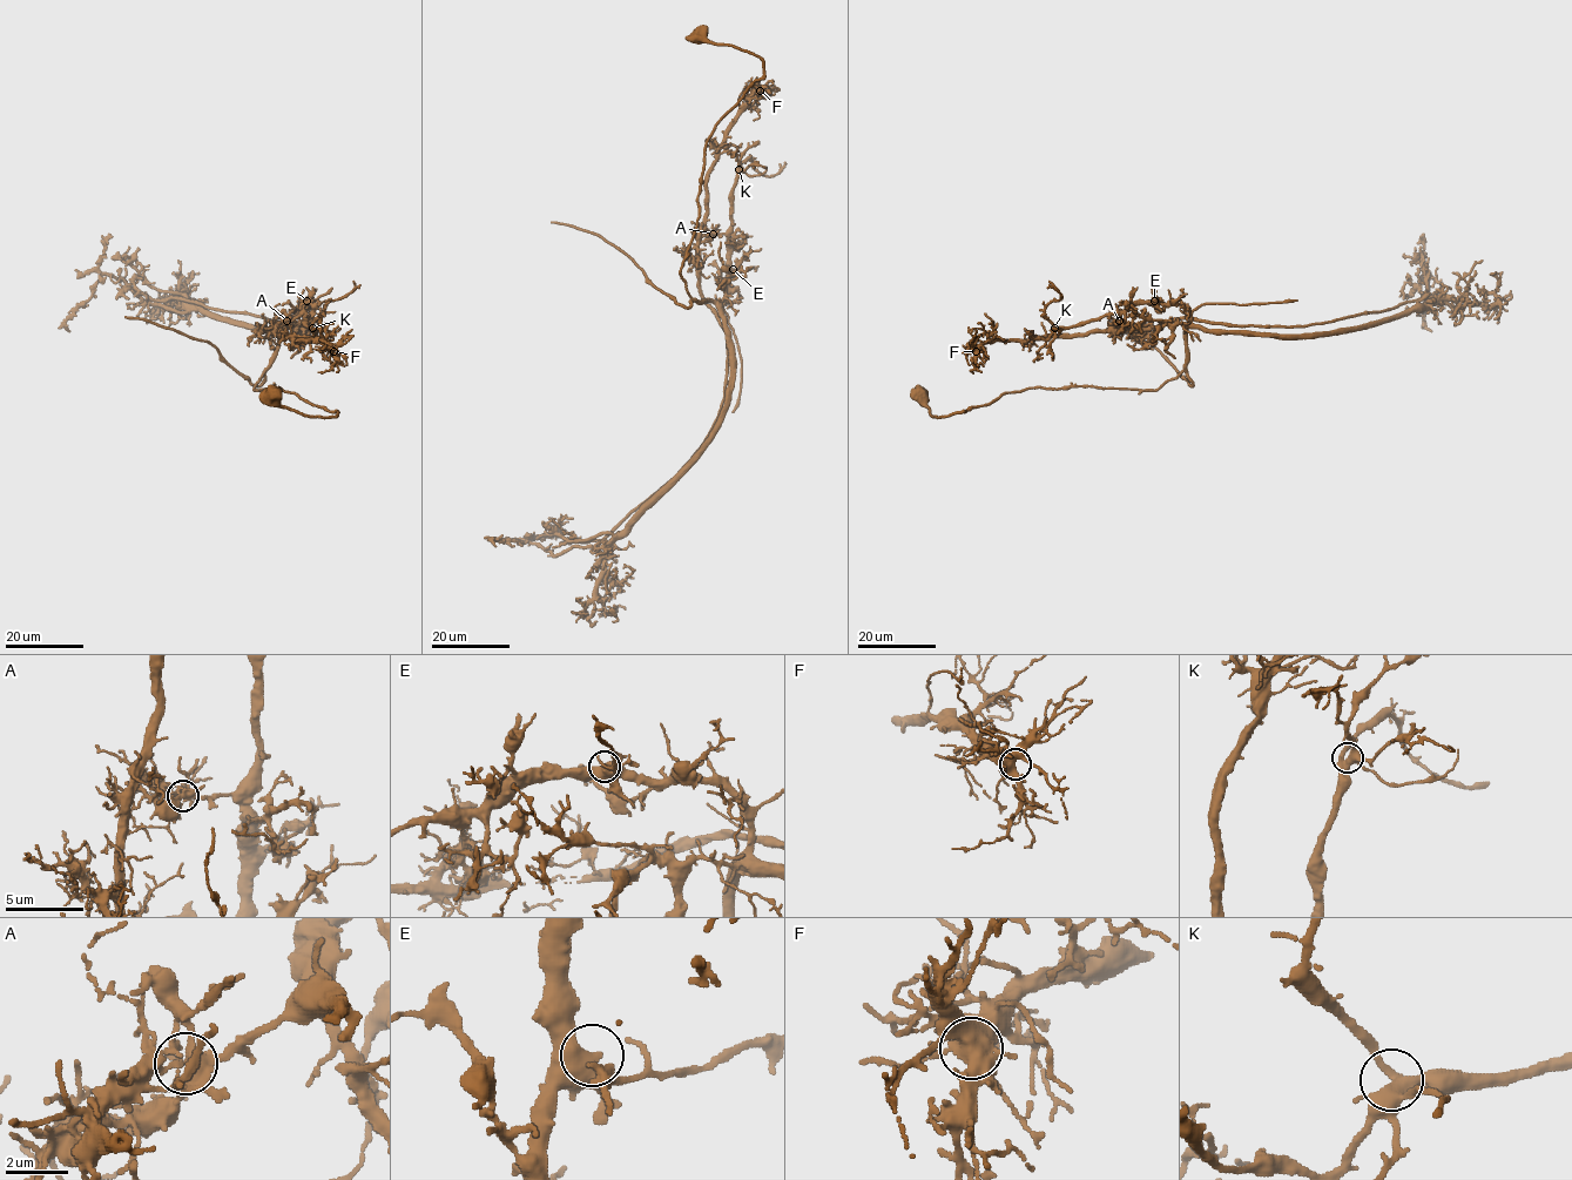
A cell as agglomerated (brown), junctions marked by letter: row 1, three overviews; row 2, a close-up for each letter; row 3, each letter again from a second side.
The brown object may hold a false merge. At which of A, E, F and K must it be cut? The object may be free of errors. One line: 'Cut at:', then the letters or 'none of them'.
Cut at: A

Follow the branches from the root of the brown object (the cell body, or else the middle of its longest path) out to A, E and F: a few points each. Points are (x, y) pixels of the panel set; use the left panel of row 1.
A: (272, 396), (305, 415), (338, 413), (277, 386), (255, 390), (282, 330), (303, 303), (287, 321)
E: (272, 396), (281, 405), (305, 415), (338, 413), (277, 386), (255, 390), (282, 330), (307, 301)
F: (272, 396), (305, 415), (338, 413), (277, 386), (255, 390), (302, 303), (276, 328), (281, 336), (334, 351)

